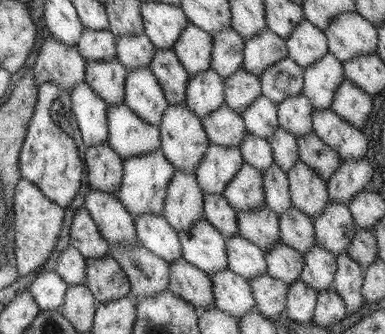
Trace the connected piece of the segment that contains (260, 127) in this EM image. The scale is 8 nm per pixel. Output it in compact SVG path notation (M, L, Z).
M260 95L248 109L242 111L242 118L248 133L269 139L276 128L280 128L278 108L268 97Z

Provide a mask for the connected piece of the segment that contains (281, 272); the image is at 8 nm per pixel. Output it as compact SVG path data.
M278 243L276 247L265 252L268 275L291 285L301 278L304 268L304 255L286 243Z

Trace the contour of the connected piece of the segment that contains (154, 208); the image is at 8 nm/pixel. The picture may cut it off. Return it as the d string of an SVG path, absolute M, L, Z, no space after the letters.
M161 148L123 160L123 179L117 194L118 199L132 215L132 218L136 218L136 215L163 214L168 185L170 185L170 179L174 176L175 171L176 167L166 159Z

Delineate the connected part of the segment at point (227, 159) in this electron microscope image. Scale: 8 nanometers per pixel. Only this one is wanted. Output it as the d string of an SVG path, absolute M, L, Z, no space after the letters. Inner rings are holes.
M210 143L196 167L196 176L204 194L223 194L243 163L240 147L221 147Z

